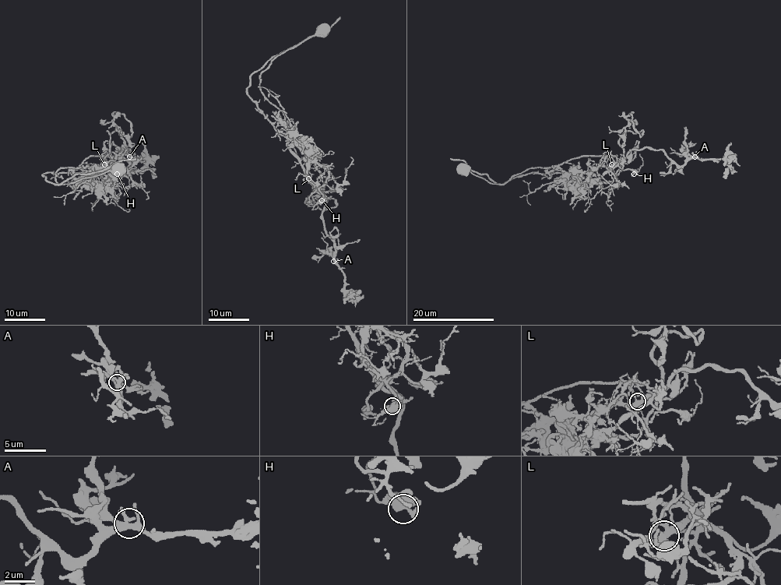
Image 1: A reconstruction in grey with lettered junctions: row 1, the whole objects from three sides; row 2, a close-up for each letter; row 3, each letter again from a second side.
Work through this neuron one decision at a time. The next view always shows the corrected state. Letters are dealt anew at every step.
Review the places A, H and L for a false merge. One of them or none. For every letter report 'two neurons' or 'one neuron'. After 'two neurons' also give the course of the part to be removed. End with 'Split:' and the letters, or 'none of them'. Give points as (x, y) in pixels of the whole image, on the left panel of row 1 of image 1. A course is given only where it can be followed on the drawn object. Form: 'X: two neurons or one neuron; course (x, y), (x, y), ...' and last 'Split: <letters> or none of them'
A: one neuron
H: one neuron
L: two neurons; course (103, 164), (100, 155), (90, 155), (79, 167), (61, 167), (55, 180), (69, 184), (124, 167)
Split: L

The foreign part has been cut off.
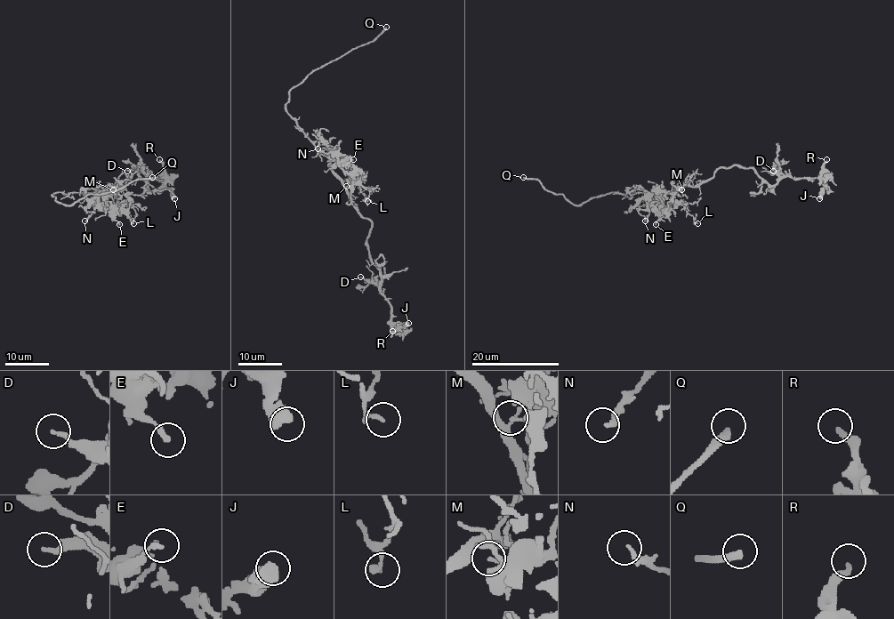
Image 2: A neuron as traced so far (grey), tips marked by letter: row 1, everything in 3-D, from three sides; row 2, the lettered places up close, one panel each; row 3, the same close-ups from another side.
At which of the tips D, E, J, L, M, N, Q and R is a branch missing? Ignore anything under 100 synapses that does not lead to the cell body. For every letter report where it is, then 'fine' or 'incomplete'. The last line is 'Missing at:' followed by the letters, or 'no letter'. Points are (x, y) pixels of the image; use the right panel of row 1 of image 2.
D: place (773, 171); fine
E: place (656, 224); fine
J: place (819, 198); fine
L: place (697, 223); fine
M: place (681, 189); fine
N: place (645, 221); fine
Q: place (523, 177); incomplete
R: place (826, 159); fine
Missing at: Q

